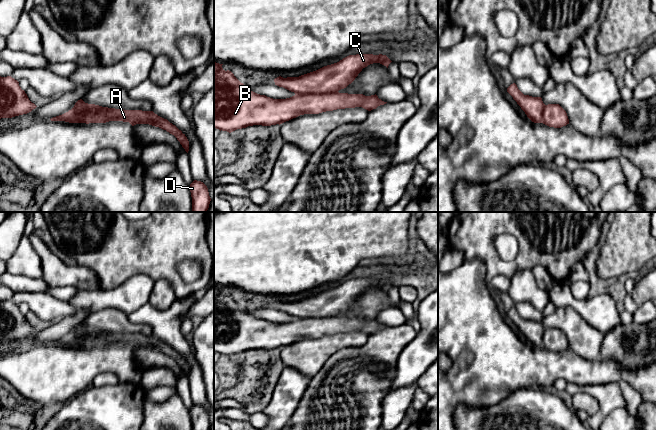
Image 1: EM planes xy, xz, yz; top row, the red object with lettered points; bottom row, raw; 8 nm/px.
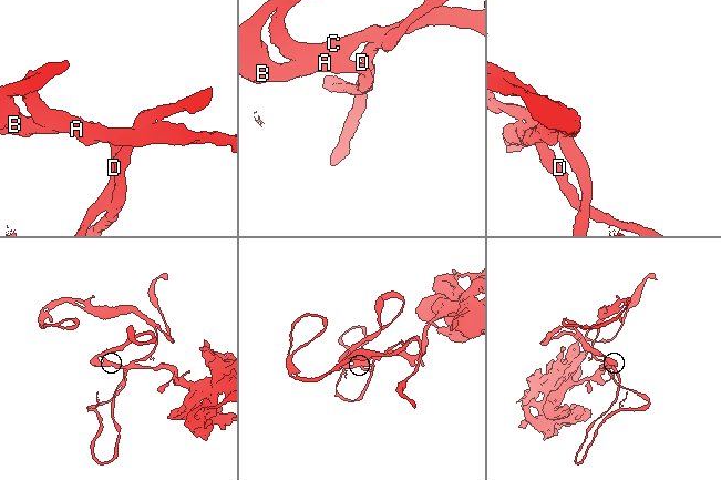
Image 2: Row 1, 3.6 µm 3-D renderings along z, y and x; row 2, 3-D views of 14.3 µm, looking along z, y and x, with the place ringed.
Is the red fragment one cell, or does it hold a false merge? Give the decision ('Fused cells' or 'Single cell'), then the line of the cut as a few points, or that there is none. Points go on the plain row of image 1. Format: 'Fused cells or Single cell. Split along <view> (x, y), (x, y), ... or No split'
Single cell. No split

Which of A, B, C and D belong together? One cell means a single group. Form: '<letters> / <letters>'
A B C D

